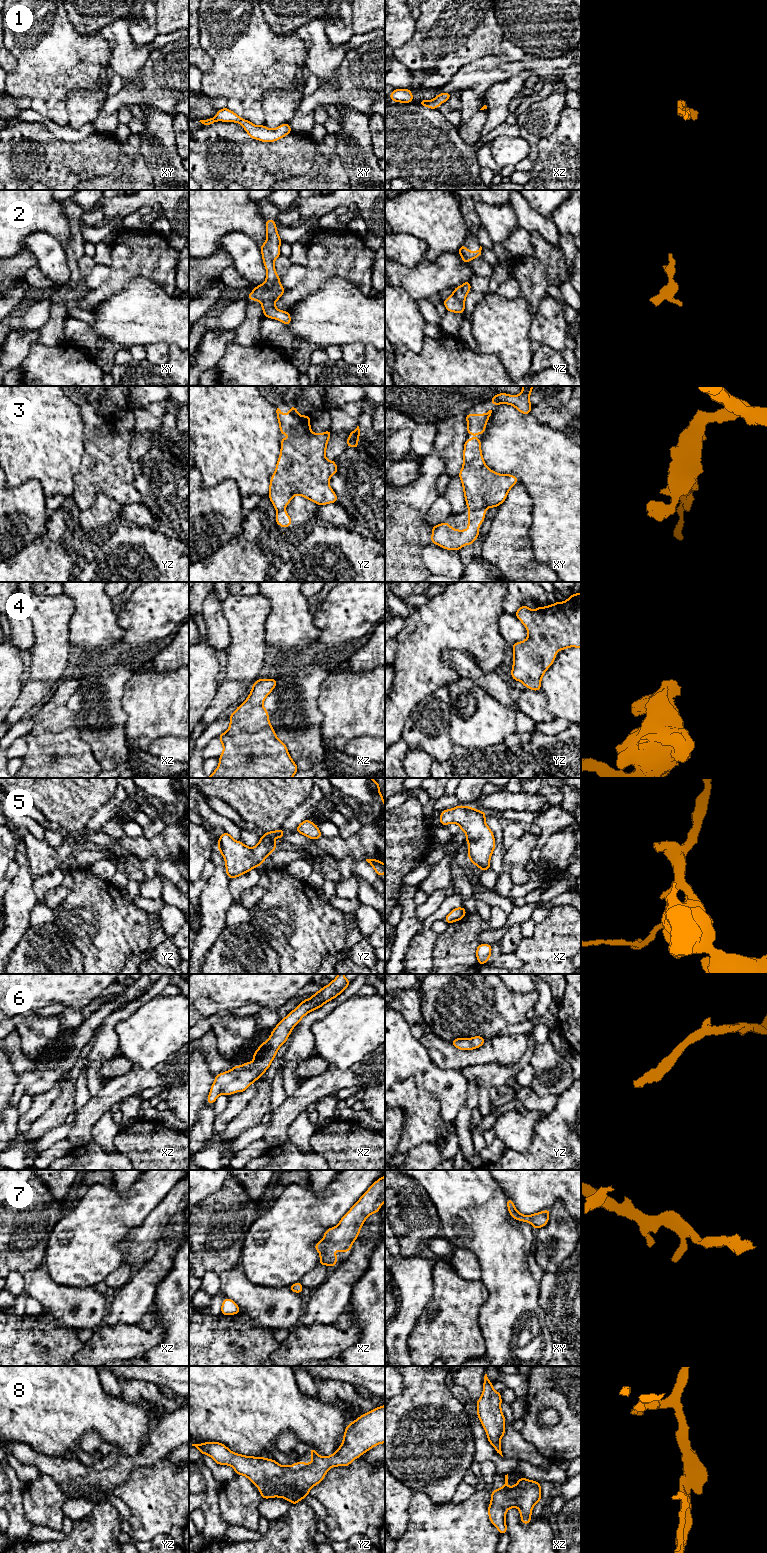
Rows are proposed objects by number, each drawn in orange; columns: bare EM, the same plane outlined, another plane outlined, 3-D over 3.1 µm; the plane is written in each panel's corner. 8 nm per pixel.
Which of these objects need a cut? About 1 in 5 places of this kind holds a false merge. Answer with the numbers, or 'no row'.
3

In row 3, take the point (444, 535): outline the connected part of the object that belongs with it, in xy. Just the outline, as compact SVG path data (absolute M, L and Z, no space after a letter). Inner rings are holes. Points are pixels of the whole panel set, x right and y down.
M468 510L468 529L456 530L447 521L432 526L431 543L435 543L447 550L456 550L465 545L473 544L479 536L479 526L485 521L486 512L481 510Z

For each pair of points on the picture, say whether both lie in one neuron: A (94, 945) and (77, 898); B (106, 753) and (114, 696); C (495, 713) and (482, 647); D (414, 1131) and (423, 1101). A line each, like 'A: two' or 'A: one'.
A: one
B: one
C: two
D: one

